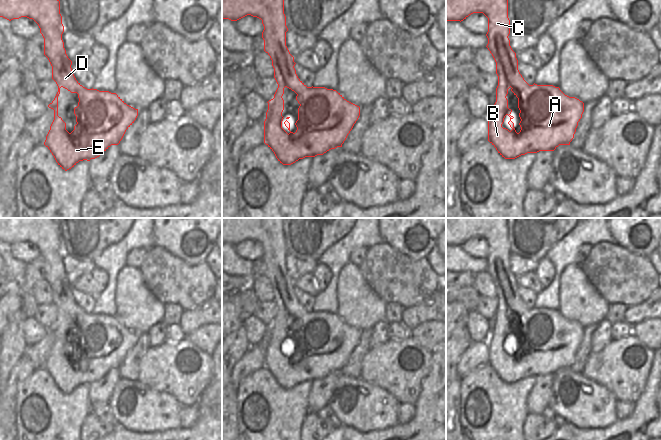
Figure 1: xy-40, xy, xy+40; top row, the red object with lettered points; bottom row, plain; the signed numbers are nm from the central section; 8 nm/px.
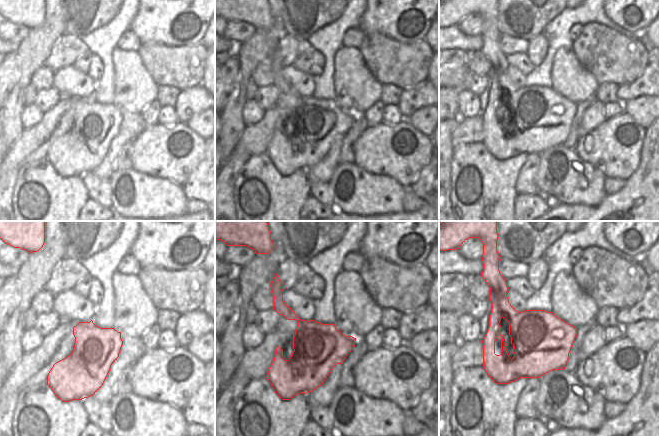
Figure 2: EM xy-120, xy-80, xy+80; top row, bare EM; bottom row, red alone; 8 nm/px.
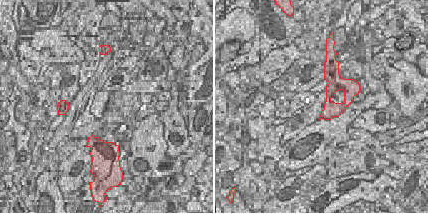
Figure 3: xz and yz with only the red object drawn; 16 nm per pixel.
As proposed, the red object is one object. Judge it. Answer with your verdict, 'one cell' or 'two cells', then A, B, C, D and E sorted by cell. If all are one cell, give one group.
one cell | A B C D E

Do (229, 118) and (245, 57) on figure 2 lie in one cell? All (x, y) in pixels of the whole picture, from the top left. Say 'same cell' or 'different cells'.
same cell

